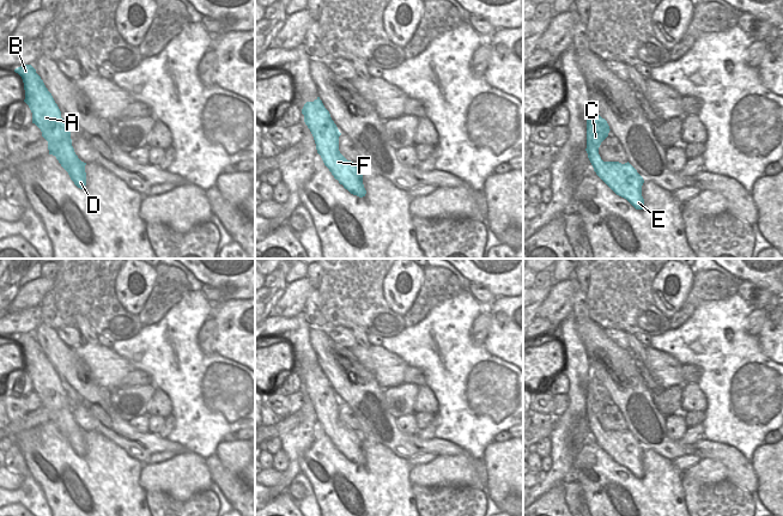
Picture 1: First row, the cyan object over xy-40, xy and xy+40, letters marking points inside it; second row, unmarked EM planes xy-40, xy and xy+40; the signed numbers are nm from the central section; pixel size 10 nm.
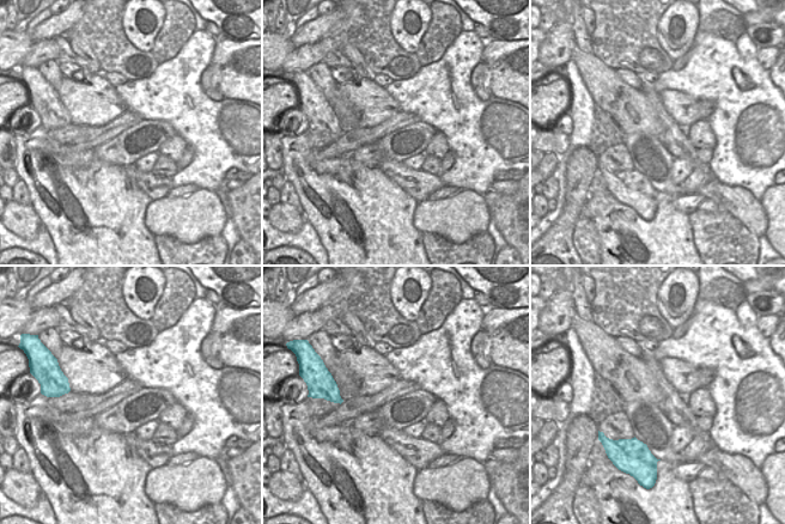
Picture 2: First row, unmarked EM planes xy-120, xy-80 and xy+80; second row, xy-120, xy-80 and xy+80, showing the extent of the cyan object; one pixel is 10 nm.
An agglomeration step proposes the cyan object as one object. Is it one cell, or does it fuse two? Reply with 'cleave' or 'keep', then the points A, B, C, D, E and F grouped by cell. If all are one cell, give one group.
keep; groups A B C D E F

